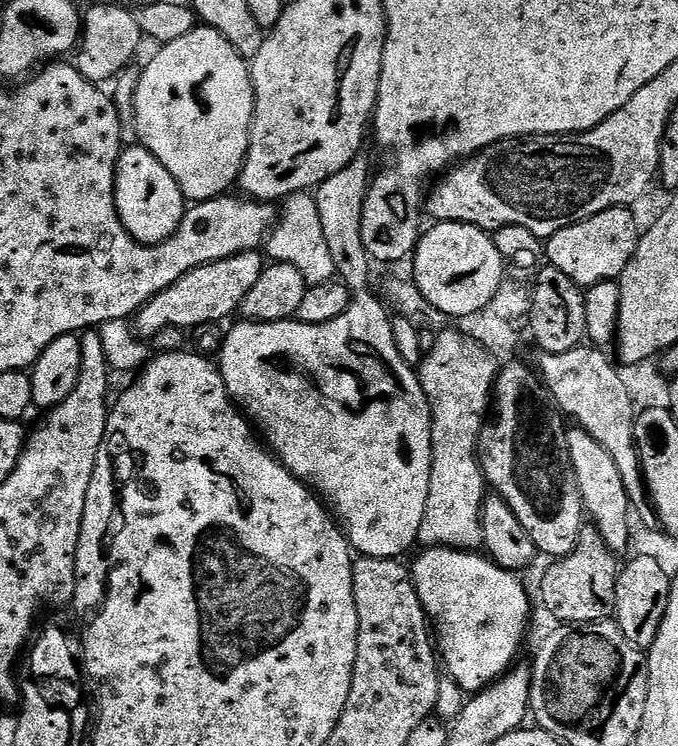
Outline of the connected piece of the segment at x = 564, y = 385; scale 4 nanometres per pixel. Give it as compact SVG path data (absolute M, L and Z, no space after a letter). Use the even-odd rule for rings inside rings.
M581 346L565 352L545 352L539 358L538 371L557 408L565 417L573 416L575 423L590 434L614 458L618 474L626 486L626 494L632 500L637 513L649 511L648 488L644 485L644 473L640 471L640 455L636 452L634 426L637 413L632 412L634 401L626 392L620 377L621 369L612 365L607 351L596 346Z

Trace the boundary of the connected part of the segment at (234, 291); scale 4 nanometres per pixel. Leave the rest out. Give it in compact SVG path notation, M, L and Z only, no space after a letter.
M258 250L246 251L242 254L232 255L218 262L208 263L206 266L196 267L190 274L184 275L174 284L158 294L150 302L143 305L134 320L137 333L141 336L154 336L166 328L190 328L202 326L212 322L218 322L230 314L235 314L241 309L242 302L248 292L252 290L258 278L260 278L266 267L263 253Z

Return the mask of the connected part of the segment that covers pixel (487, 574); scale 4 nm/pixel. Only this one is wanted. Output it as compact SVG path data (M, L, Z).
M428 546L423 551L424 553L410 564L412 585L416 587L425 616L434 625L439 659L447 675L461 692L465 694L482 692L507 676L517 663L516 655L524 644L524 635L528 632L528 615L532 612L528 592L517 573L506 571L479 551L447 546Z

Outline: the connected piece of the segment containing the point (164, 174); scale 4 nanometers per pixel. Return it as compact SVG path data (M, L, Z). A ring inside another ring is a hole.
M125 147L116 163L116 209L128 233L140 244L161 244L180 228L186 201L170 170L148 148L135 147Z

